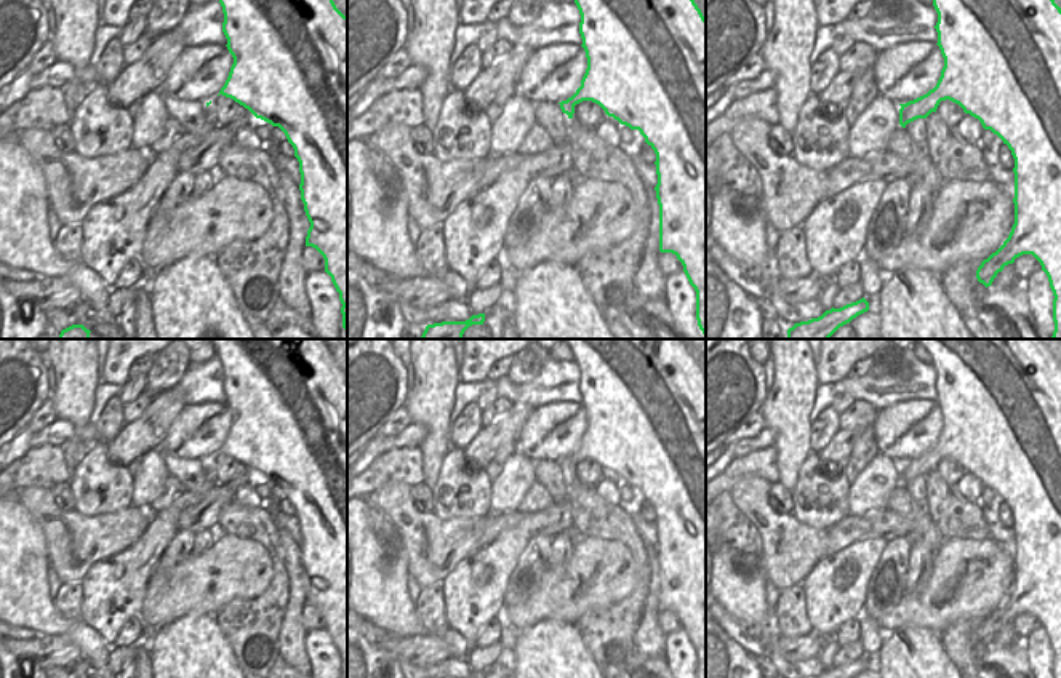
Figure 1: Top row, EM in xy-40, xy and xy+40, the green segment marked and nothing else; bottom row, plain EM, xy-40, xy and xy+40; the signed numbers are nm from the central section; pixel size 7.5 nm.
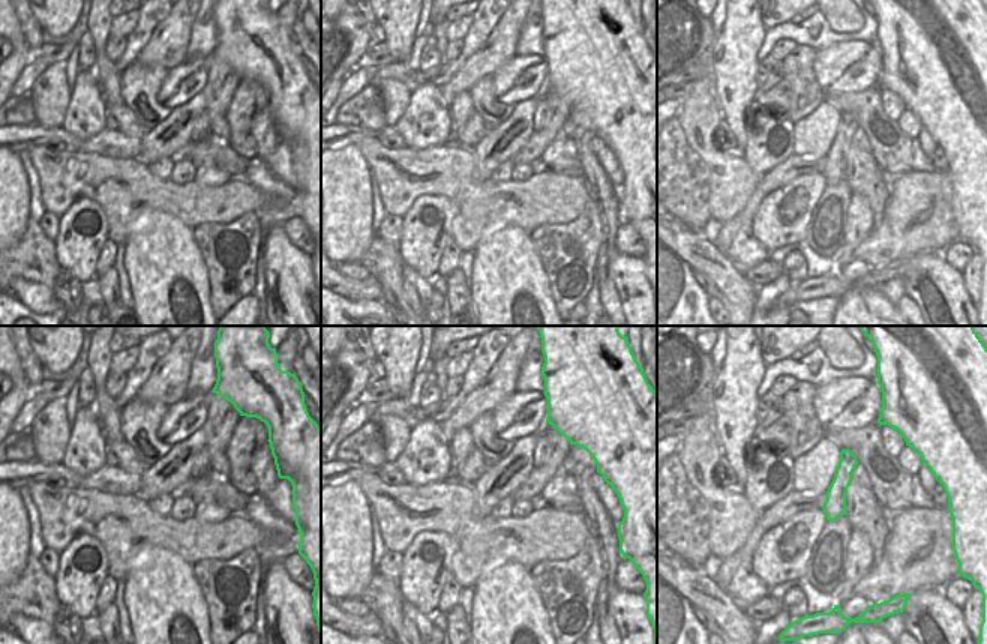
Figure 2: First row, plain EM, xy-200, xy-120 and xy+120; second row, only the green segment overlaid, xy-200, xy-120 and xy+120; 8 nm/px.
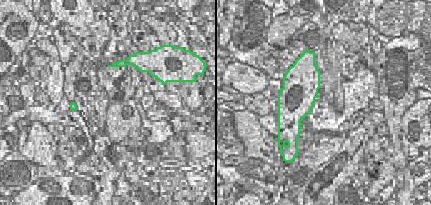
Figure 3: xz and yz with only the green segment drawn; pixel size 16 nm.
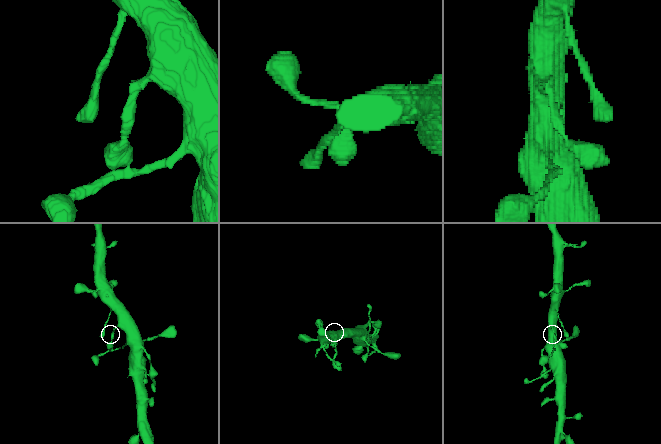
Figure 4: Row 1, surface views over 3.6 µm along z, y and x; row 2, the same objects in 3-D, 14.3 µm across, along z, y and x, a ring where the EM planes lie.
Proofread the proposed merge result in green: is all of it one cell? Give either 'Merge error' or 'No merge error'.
No merge error

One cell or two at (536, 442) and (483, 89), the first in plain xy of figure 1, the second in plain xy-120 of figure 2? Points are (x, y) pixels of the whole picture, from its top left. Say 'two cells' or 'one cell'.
two cells

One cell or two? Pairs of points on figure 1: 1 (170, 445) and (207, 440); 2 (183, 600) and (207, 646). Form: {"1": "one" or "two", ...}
{"1": "one", "2": "two"}

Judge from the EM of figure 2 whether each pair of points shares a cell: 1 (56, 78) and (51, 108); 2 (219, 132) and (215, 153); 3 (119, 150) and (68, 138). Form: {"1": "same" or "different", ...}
{"1": "same", "2": "different", "3": "same"}

